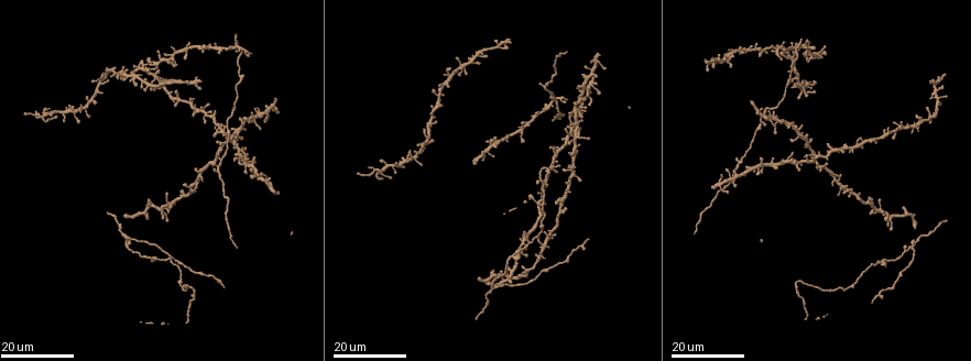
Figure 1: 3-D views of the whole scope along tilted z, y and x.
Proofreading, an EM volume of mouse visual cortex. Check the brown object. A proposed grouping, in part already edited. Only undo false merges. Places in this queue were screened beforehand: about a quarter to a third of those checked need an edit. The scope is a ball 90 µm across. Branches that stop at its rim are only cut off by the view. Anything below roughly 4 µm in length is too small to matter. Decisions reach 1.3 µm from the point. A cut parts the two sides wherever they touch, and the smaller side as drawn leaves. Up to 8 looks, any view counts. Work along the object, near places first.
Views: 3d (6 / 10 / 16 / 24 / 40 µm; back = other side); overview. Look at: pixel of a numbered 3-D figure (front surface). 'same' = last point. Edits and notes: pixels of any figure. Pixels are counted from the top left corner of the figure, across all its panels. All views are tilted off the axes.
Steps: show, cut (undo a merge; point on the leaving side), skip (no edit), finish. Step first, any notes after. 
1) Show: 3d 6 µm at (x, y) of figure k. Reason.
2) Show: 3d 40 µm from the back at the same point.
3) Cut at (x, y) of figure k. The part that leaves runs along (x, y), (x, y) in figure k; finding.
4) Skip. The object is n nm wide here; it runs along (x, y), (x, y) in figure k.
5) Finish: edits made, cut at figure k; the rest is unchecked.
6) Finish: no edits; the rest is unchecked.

Show: 3d 16 µm at (495, 287) of figure 1. Four or more arms meet.

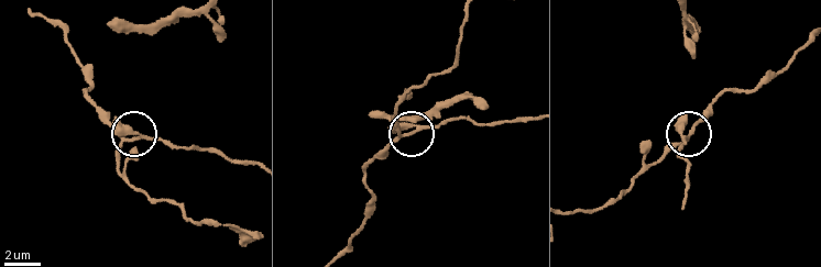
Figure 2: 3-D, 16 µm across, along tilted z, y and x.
Show: 3d 6 µm at (124, 141) of figure 2.

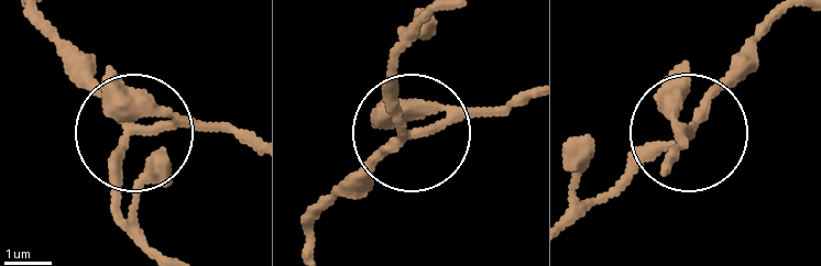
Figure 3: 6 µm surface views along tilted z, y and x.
Skip. The object is 260 nm wide here; continuous, no second neuron.

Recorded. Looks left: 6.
Show: 3d 24 µm at (149, 257) of figure 1. Two arms in line, one across.

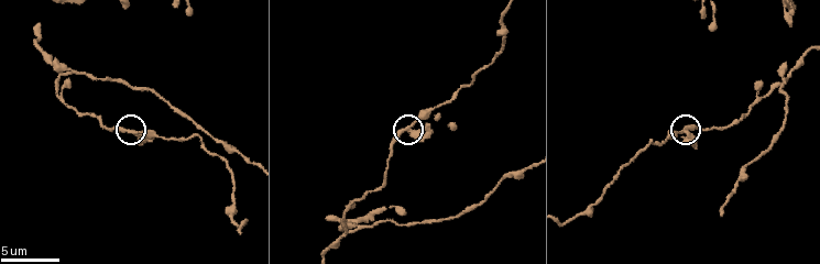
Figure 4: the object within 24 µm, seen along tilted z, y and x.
Show: 3d 6 µm at (414, 124) of figure 4. Closer look.

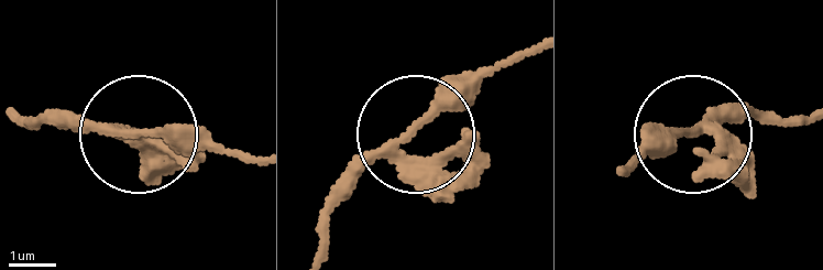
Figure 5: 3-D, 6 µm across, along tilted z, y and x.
Show: 3d 6 µm from the back at (143, 135) of figure 5.

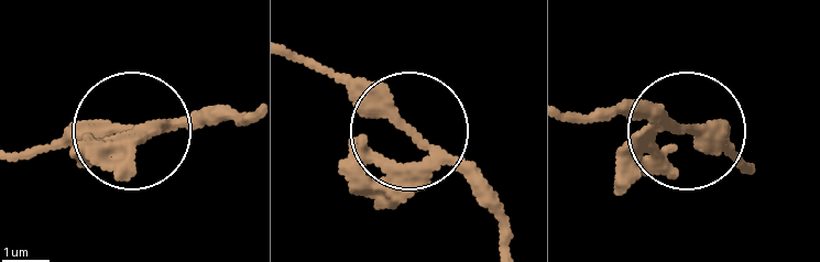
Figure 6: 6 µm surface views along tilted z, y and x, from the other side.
Skip. 3 arms meet here; continuous, no second neuron.

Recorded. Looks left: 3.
Show: 3d 24 µm at (41, 118) of figure 1. Small branch off a trunk.

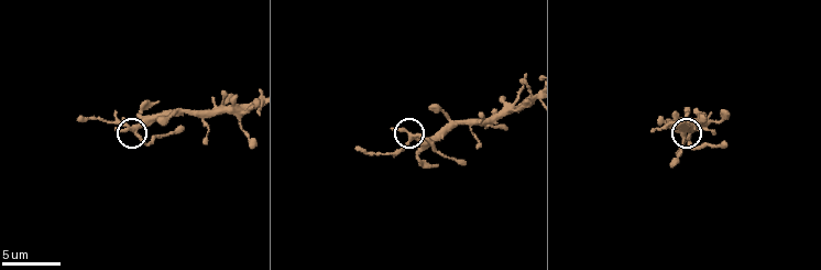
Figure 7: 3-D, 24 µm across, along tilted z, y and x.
Show: 3d 6 µm at (414, 136) of figure 7.

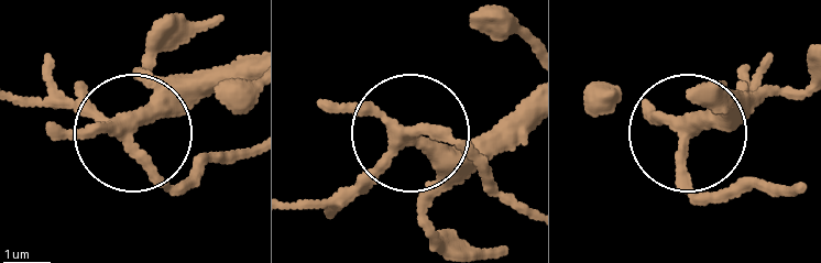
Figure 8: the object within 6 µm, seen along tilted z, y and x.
Show: 3d 6 µm from the back at (126, 144) of figure 8.

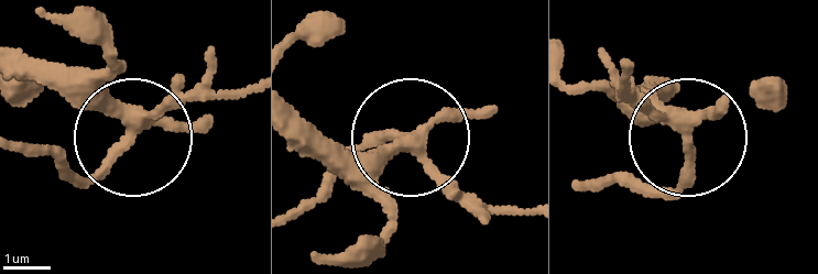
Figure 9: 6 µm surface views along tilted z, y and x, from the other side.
Skip. The object is 260 nm wide here; all the same neuron.

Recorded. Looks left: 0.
Finish: no edits; the rest is unchecked.

